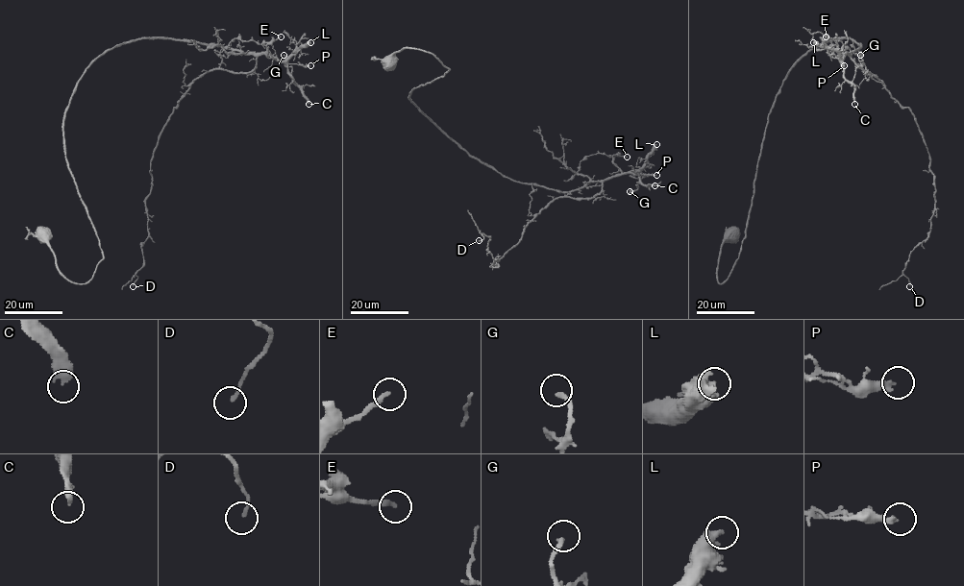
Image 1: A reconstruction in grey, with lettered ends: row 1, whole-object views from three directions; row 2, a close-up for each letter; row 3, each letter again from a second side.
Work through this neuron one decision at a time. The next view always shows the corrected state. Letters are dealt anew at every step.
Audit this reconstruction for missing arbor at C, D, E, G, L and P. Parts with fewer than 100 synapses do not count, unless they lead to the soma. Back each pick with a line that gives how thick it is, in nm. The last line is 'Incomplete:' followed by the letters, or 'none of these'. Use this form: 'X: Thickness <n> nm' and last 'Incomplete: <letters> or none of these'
C: Thickness 400 nm
L: Thickness 400 nm
Incomplete: C, L

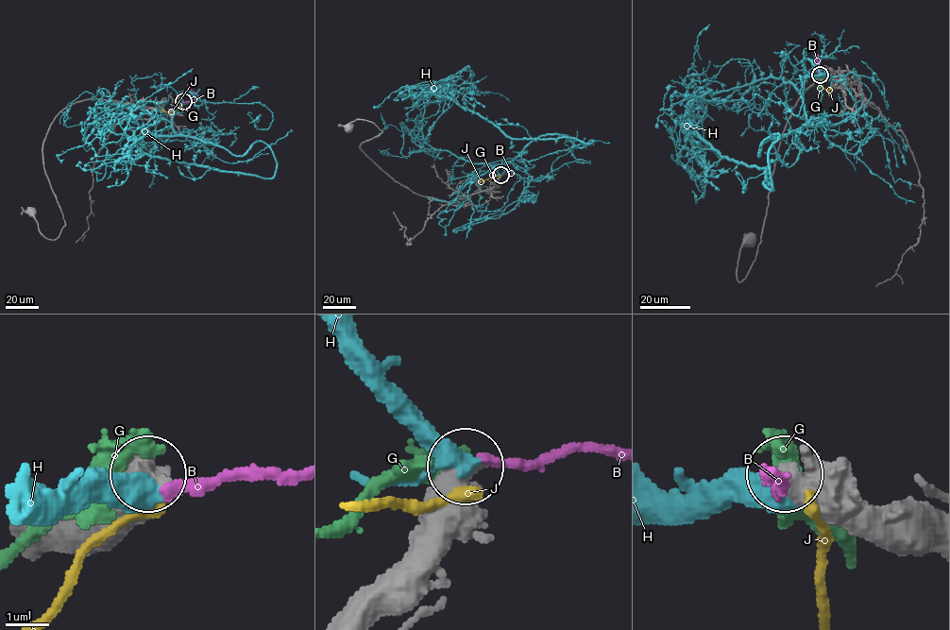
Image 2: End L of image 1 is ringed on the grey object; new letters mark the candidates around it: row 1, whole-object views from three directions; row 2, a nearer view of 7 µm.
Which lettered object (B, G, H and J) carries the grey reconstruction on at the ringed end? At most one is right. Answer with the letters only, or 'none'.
none

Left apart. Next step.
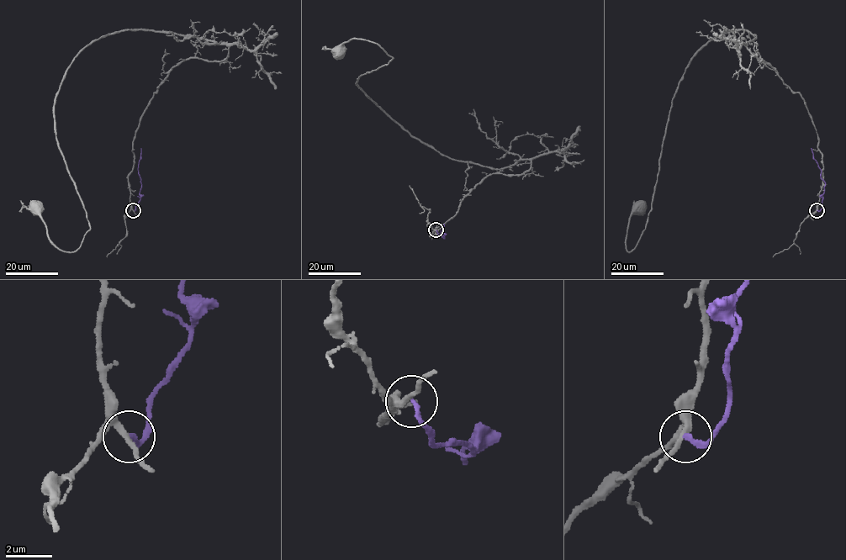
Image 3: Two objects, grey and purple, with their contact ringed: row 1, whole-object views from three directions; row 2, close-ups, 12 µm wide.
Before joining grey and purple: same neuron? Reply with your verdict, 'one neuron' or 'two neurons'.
two neurons

